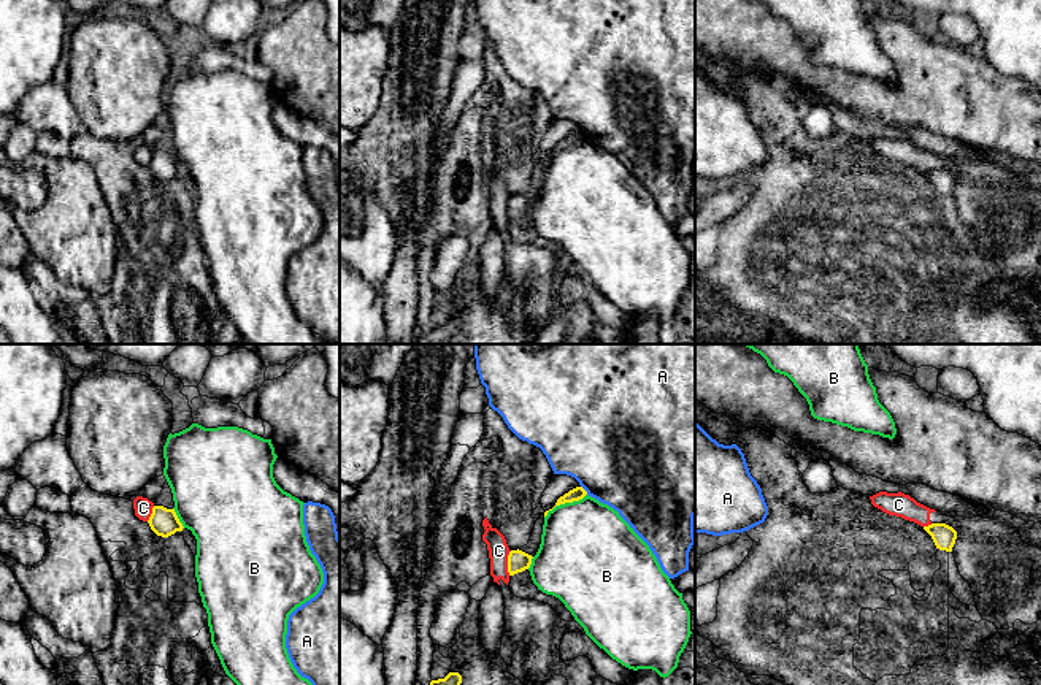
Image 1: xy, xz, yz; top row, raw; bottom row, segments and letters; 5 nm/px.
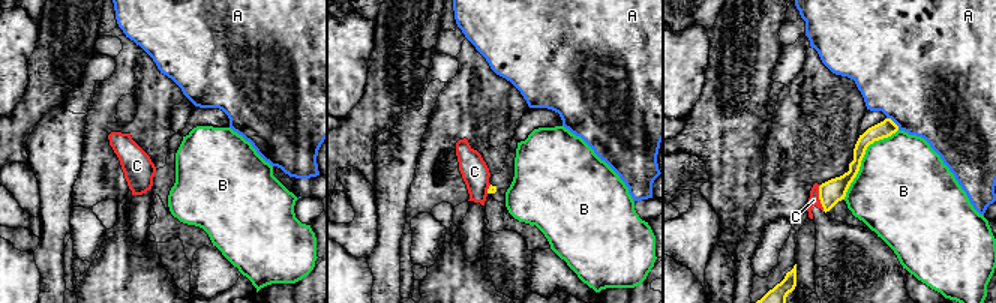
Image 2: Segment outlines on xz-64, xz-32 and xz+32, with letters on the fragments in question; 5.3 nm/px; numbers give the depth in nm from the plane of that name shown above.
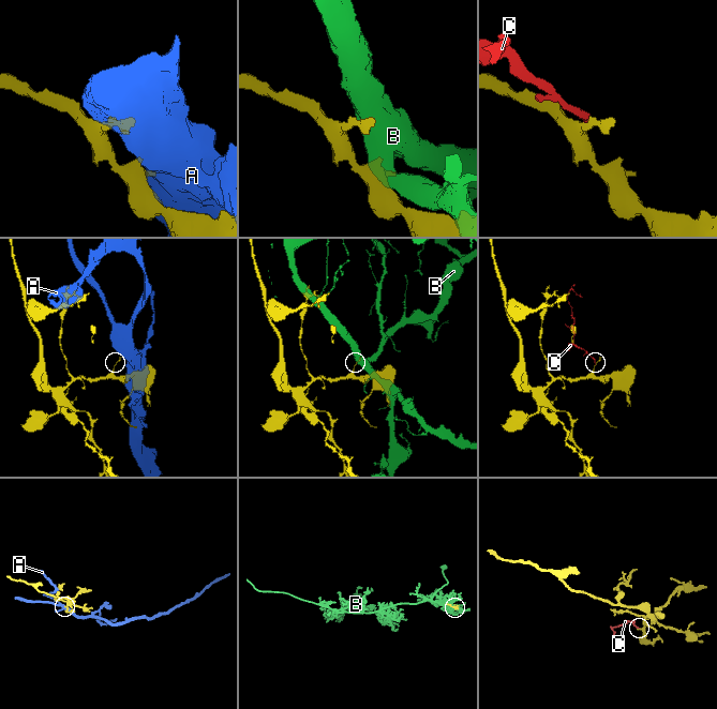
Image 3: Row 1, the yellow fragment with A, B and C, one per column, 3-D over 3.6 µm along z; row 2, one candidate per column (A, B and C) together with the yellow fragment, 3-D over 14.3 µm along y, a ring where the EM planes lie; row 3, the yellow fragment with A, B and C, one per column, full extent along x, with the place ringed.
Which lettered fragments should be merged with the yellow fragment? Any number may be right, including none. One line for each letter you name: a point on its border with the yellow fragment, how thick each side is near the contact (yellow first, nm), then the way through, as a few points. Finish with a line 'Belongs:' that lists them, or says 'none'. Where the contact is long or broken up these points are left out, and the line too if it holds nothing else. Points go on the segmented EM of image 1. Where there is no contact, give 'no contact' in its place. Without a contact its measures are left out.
Belongs: none

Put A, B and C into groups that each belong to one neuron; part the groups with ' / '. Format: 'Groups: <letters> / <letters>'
Groups: A / B / C

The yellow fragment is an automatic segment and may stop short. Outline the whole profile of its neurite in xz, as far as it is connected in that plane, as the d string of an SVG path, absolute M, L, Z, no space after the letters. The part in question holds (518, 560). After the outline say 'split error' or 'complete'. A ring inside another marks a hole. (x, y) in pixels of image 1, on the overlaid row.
M511 550L508 555L508 572L509 576L514 576L517 572L522 572L530 568L532 564L532 555L522 552L522 550Z | complete

